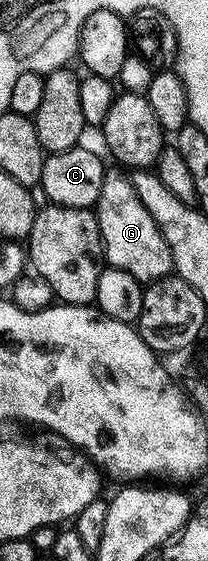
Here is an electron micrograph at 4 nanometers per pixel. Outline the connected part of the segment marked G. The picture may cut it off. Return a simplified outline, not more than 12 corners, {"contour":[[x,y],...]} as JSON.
{"contour":[[107,169],[96,203],[105,261],[141,284],[172,252],[129,177]]}

